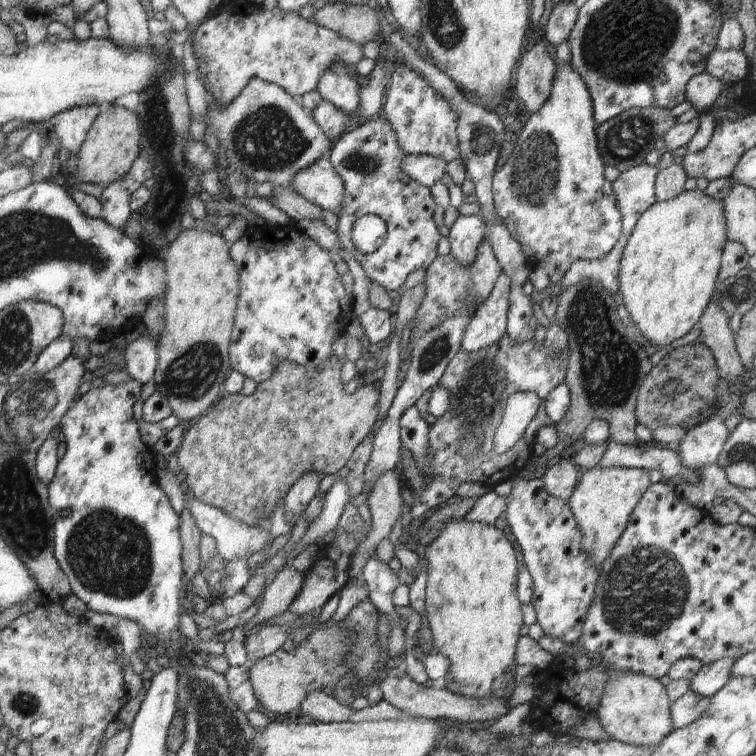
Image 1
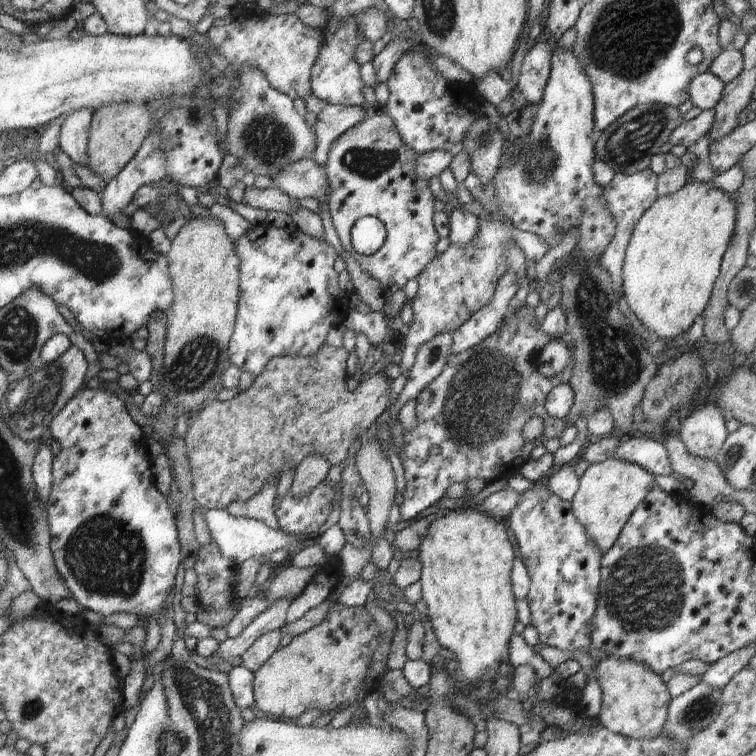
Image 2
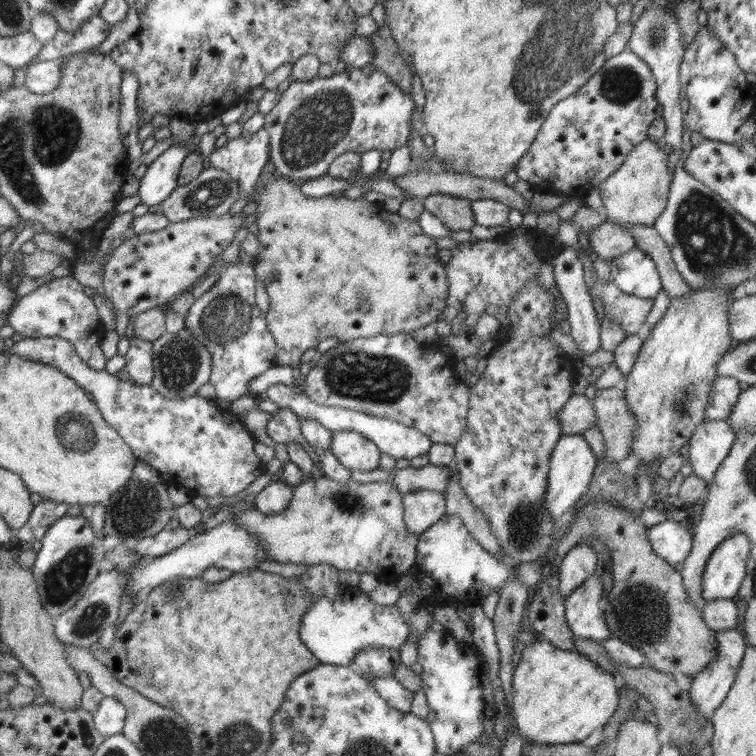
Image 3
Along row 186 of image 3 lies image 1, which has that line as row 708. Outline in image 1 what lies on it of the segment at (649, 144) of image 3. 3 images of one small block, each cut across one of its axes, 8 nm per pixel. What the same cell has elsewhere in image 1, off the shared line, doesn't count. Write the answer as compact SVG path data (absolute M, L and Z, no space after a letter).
M607 667L605 669L607 684L601 696L598 718L607 732L607 737L637 747L660 744L660 741L674 730L669 711L672 702L666 687L662 685L660 679L647 674L614 671Z

